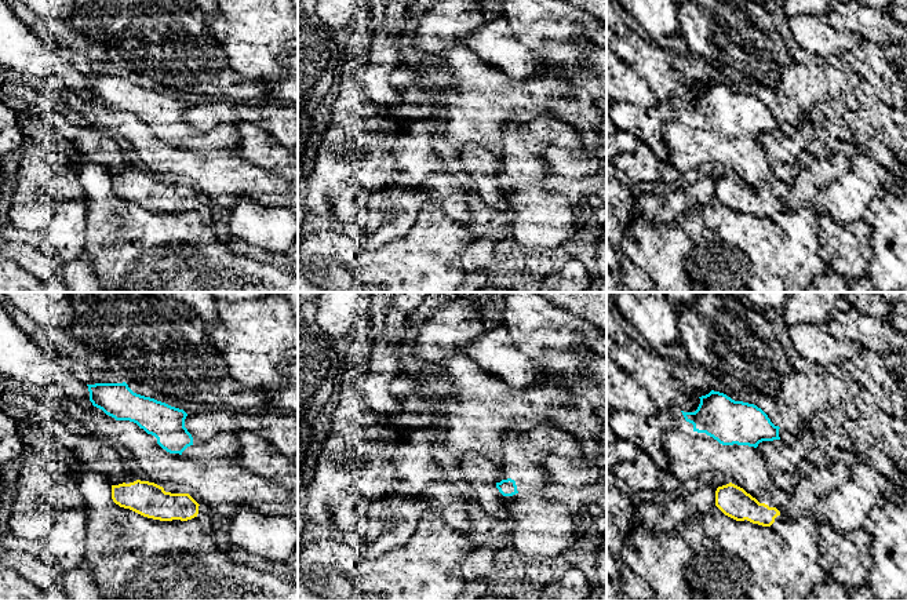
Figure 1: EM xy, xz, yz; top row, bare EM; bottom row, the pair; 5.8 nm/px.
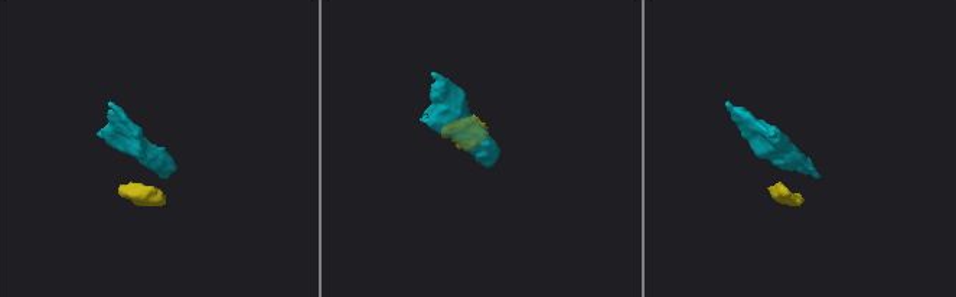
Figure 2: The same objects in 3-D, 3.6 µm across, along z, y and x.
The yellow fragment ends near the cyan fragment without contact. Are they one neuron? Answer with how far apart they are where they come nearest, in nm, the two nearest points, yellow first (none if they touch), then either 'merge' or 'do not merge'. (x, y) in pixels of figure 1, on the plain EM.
200 nm apart; from yellow across xy (153, 174), (170, 144); do not merge

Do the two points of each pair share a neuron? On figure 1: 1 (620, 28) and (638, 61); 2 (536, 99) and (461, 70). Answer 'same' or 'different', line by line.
1: different
2: same

